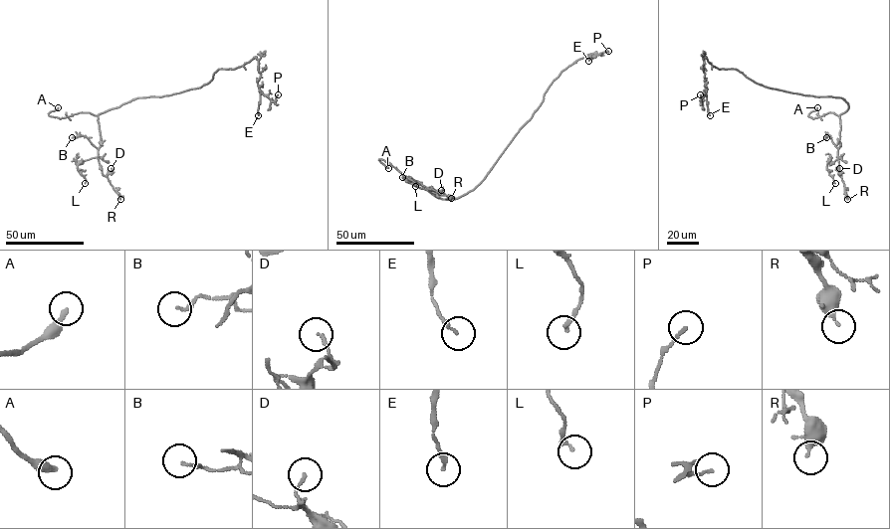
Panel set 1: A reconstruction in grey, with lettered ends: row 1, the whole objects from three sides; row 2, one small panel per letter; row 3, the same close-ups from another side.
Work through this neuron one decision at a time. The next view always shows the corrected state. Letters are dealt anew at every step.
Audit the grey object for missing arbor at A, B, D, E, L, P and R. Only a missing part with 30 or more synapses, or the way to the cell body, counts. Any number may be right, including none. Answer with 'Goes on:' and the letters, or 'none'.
Goes on: A

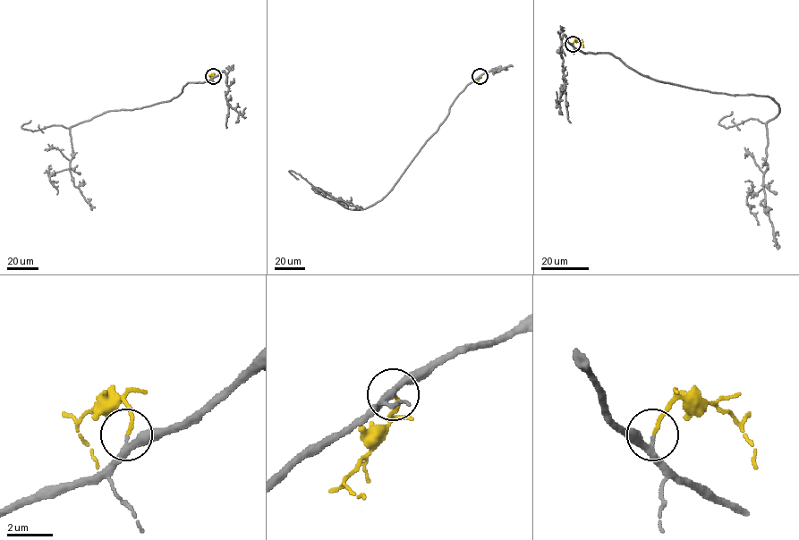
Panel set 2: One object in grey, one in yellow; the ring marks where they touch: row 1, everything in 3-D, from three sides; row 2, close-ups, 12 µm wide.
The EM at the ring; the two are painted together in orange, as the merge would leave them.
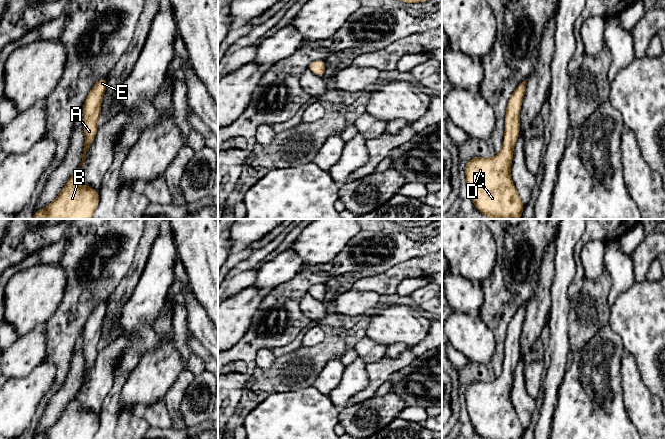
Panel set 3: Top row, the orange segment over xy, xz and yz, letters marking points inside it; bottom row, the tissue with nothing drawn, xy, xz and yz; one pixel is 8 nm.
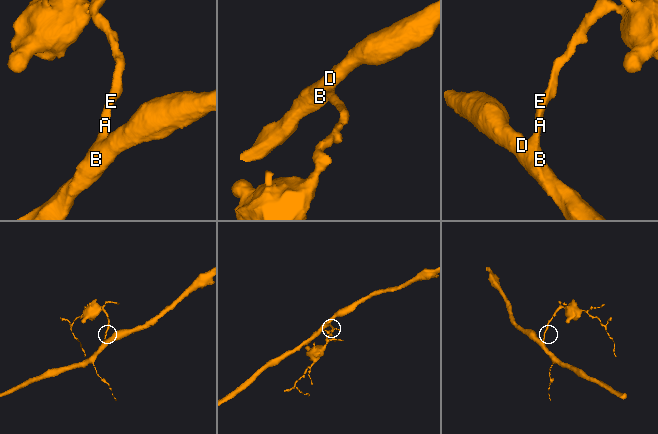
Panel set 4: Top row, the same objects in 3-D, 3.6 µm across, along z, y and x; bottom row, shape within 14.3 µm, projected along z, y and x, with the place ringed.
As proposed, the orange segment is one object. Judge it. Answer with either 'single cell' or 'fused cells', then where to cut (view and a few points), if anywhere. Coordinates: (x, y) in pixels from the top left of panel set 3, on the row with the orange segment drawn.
single cell; no cut

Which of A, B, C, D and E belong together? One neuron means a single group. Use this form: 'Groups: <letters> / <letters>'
Groups: A B C D E

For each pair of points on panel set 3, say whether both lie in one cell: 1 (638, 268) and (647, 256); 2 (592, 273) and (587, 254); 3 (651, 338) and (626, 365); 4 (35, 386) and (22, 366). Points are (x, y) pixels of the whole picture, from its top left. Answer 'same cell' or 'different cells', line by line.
1: same cell
2: same cell
3: different cells
4: different cells

